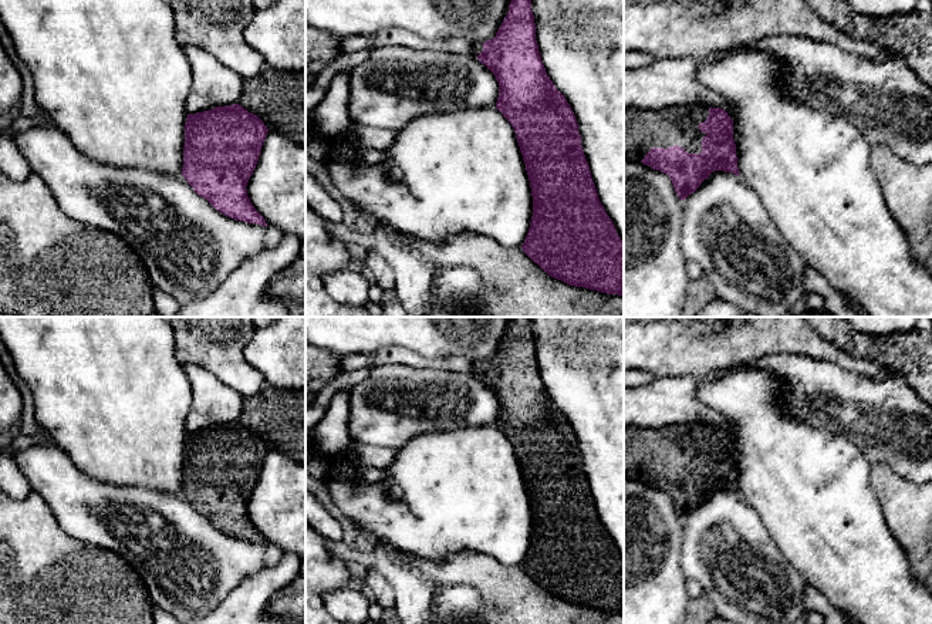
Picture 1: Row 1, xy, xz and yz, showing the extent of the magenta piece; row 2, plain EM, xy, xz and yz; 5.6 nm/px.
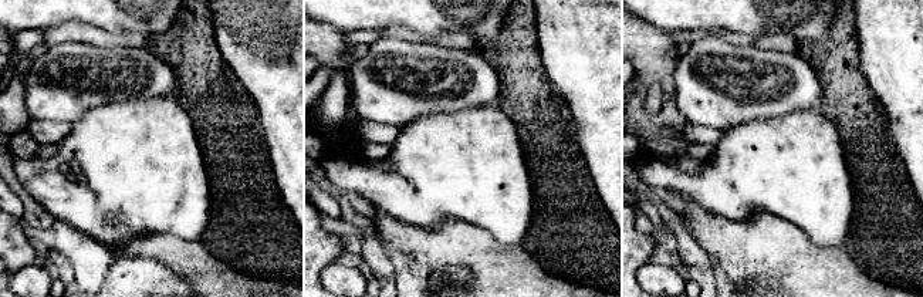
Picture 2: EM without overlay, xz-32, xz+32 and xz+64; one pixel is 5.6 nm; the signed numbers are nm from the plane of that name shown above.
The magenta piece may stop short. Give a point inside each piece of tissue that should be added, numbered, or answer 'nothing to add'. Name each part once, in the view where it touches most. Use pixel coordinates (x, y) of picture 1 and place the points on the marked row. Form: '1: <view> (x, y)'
1: yz (644, 130)

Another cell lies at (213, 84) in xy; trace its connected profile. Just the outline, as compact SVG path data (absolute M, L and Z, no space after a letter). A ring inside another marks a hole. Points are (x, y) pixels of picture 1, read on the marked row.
M199 47L183 48L192 68L192 88L186 97L186 112L197 114L239 104L244 80Z

